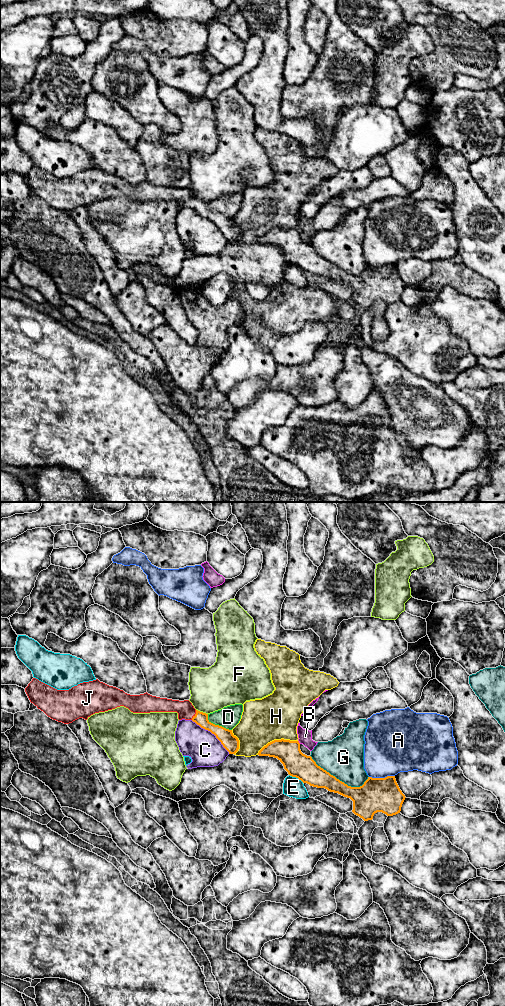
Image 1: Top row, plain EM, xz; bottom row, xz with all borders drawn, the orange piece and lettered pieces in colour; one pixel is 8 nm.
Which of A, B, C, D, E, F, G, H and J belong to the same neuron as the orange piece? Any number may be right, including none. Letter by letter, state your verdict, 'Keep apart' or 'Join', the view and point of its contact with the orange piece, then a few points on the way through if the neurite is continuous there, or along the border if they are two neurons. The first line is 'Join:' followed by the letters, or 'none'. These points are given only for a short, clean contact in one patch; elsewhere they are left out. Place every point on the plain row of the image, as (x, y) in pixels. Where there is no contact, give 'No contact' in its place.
Join: J
A: Keep apart. Touches orange at xz (381, 266)
B: Keep apart. Touches orange at xz (298, 230). Boundary: xz (298, 228), (300, 231)
C: Keep apart. Touches orange at xz (212, 221)
D: Keep apart. Touches orange at xz (217, 213)
E: Keep apart. Touches orange at xz (296, 265)
F: Keep apart. Touches orange at xz (202, 200). Boundary: xz (196, 197), (207, 202)
G: Keep apart. Touches orange at xz (338, 267)
H: Keep apart. Touches orange at xz (276, 228)
J: Join. Touches orange at xz (195, 203). Path across: xz (200, 206), (195, 203), (185, 197)

